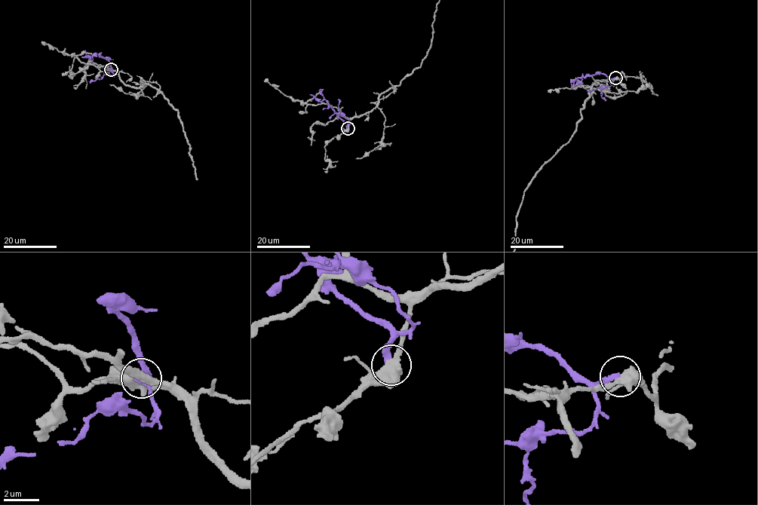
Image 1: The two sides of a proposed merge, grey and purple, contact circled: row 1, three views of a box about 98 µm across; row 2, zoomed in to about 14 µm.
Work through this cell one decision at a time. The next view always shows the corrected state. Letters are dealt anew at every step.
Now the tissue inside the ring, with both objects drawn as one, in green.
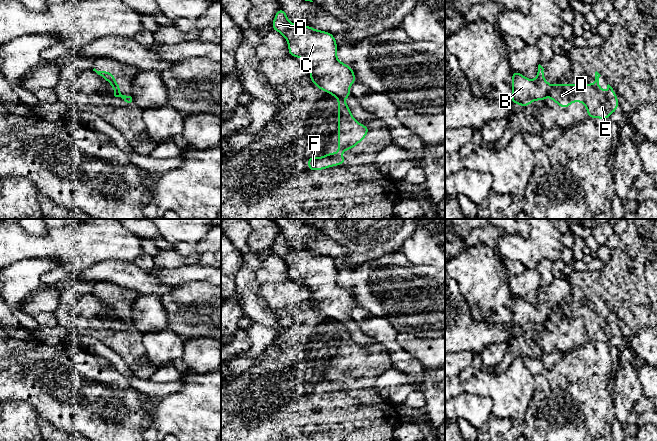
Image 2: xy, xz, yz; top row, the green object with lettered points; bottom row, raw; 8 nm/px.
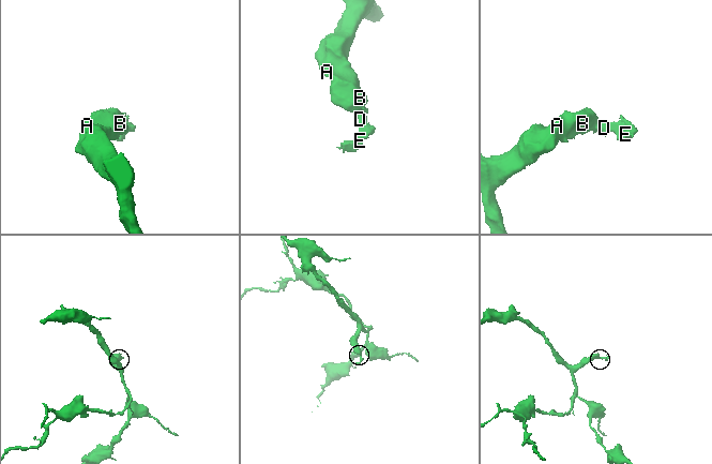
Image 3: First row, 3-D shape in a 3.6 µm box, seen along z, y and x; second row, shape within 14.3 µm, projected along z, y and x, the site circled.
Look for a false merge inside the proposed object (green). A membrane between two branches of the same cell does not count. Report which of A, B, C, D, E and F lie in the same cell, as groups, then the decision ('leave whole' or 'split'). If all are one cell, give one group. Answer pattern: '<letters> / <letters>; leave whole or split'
A B C / D E F; split

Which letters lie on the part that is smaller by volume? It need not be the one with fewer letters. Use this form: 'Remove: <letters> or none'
Remove: D, E, F

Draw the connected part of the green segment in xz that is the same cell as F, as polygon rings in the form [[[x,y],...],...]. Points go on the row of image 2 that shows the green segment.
[[[338,98],[338,152],[327,153],[324,157],[308,157],[308,170],[323,170],[346,162],[340,155],[345,150],[353,149],[369,132],[366,125],[359,124],[348,105]]]

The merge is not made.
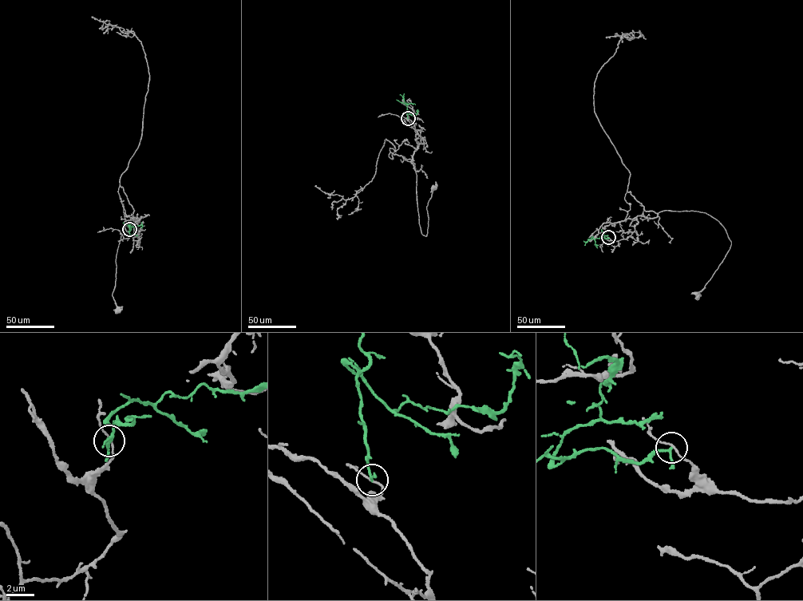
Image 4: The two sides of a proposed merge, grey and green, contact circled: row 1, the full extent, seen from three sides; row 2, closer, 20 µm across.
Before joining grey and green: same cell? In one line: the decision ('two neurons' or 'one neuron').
two neurons

